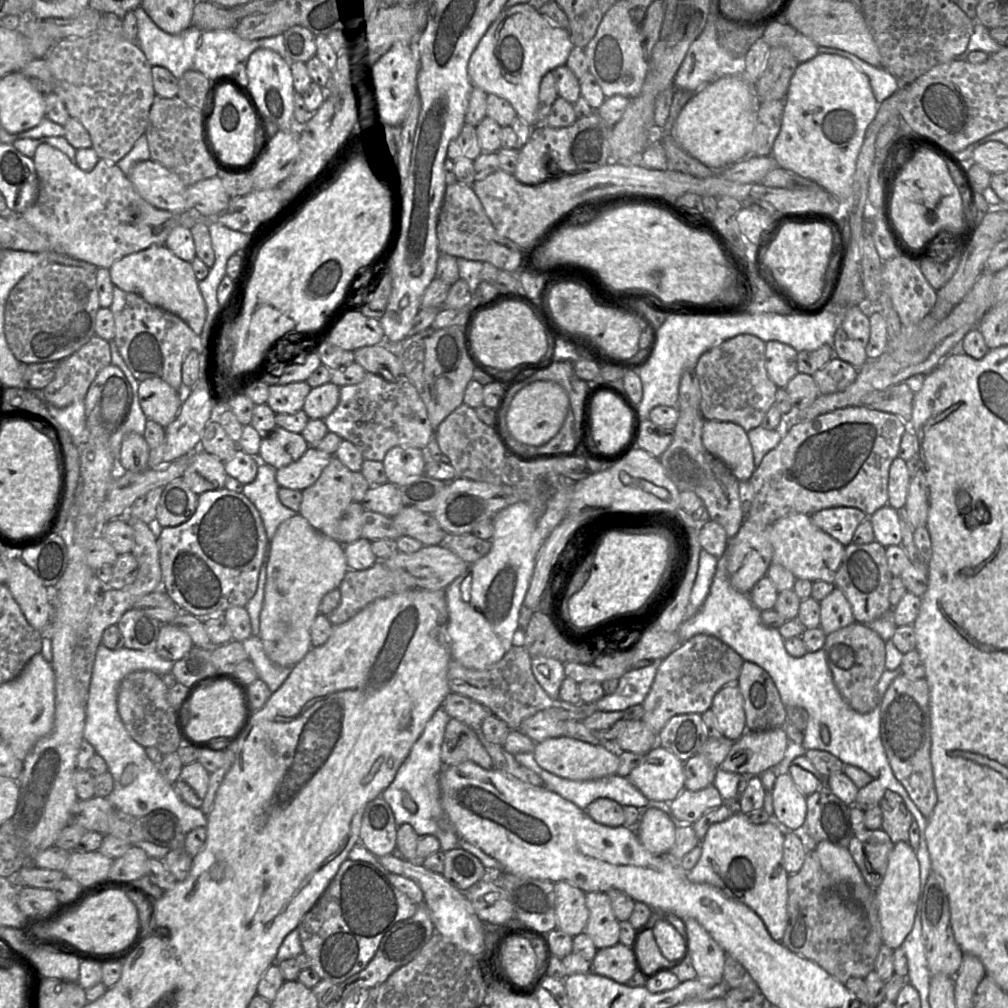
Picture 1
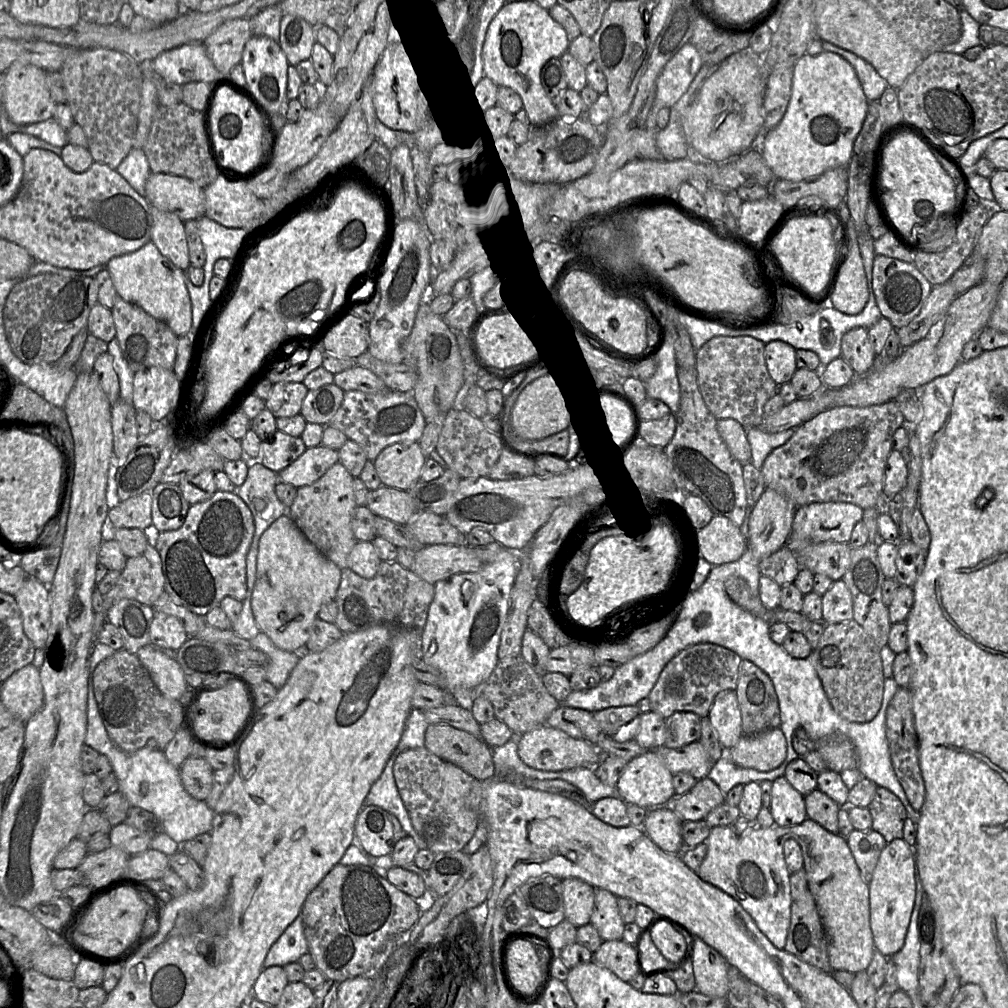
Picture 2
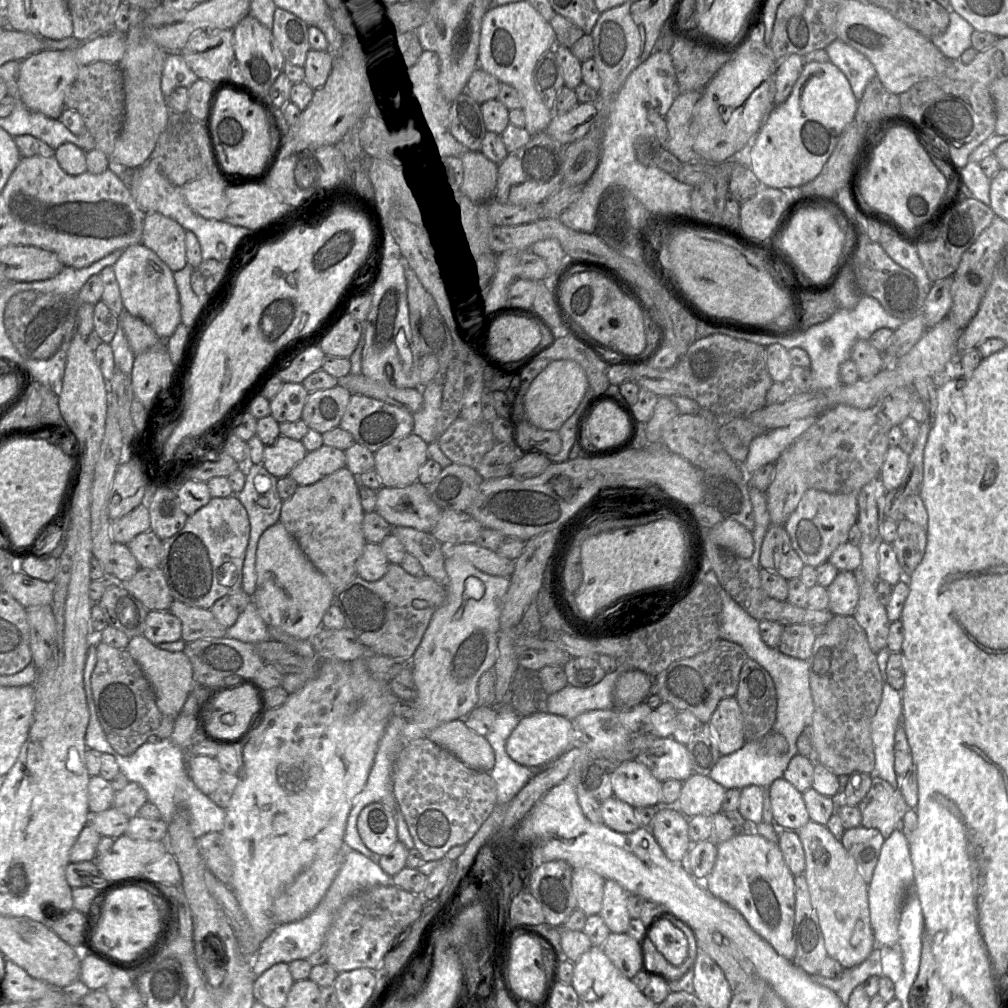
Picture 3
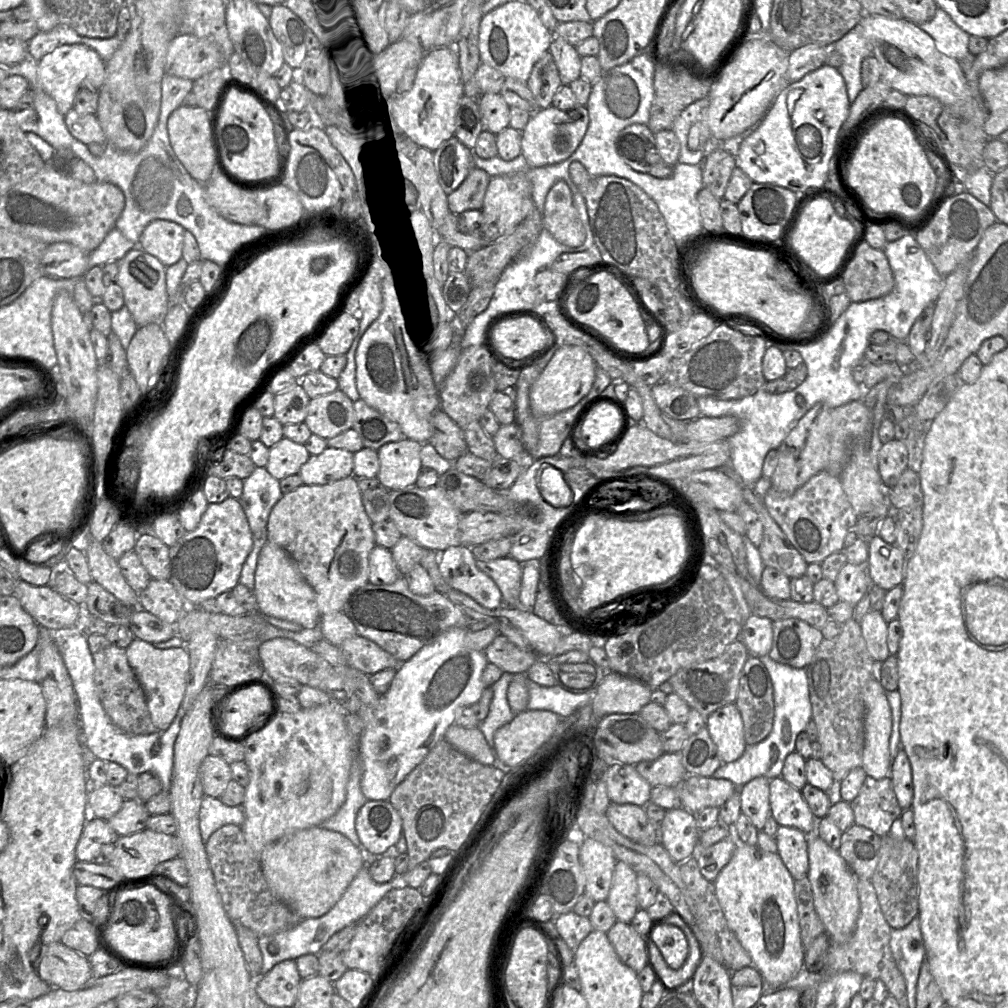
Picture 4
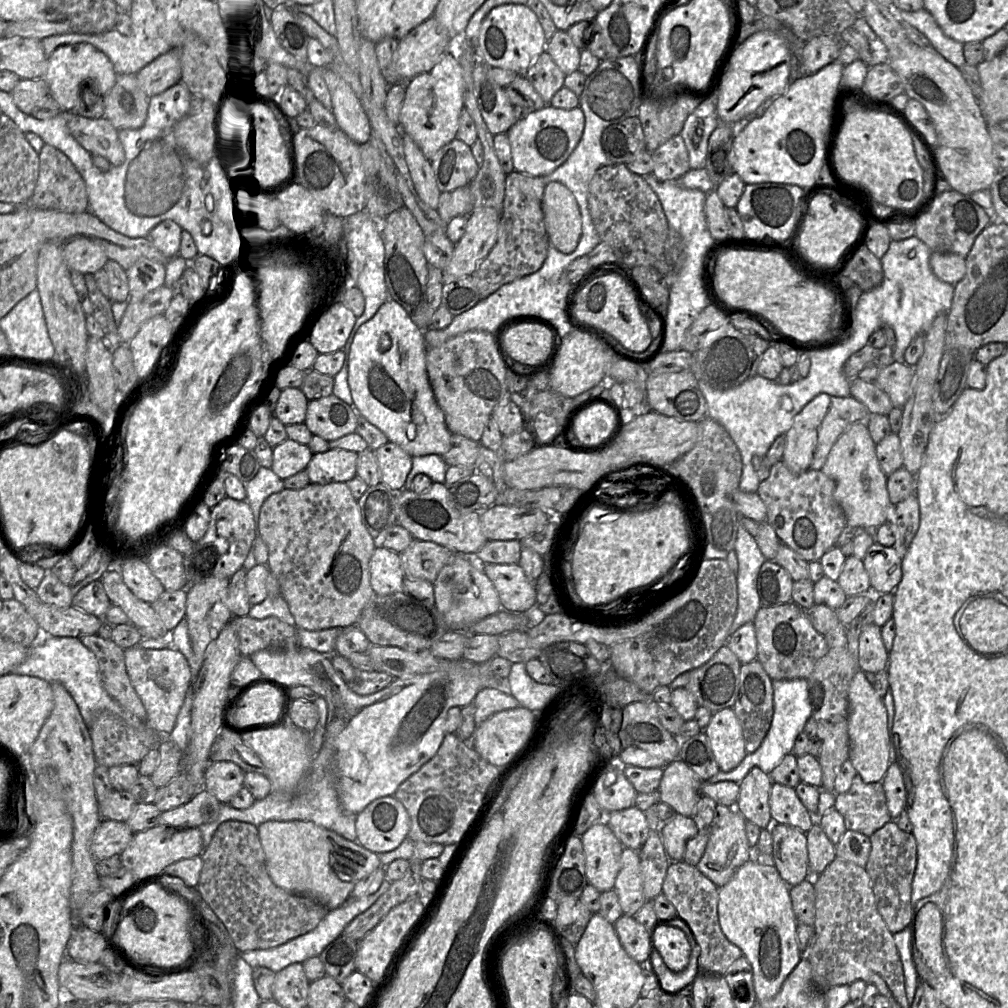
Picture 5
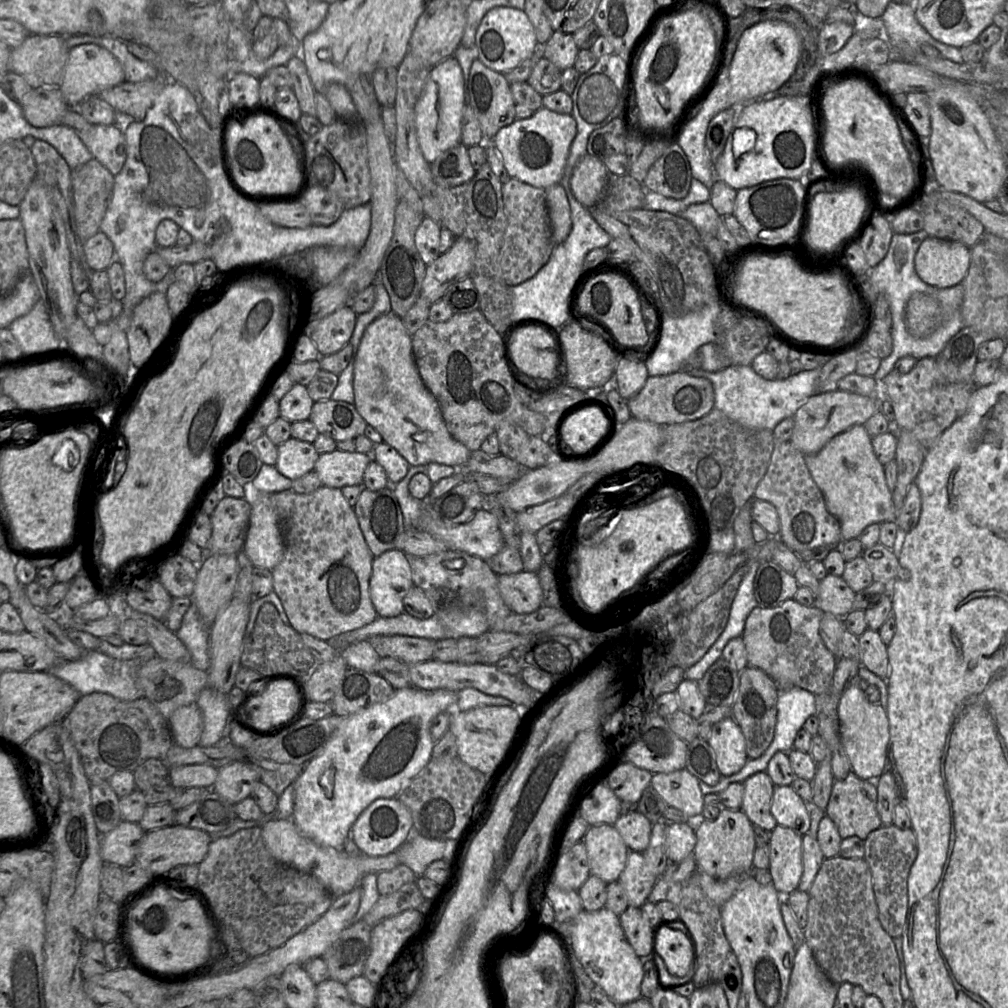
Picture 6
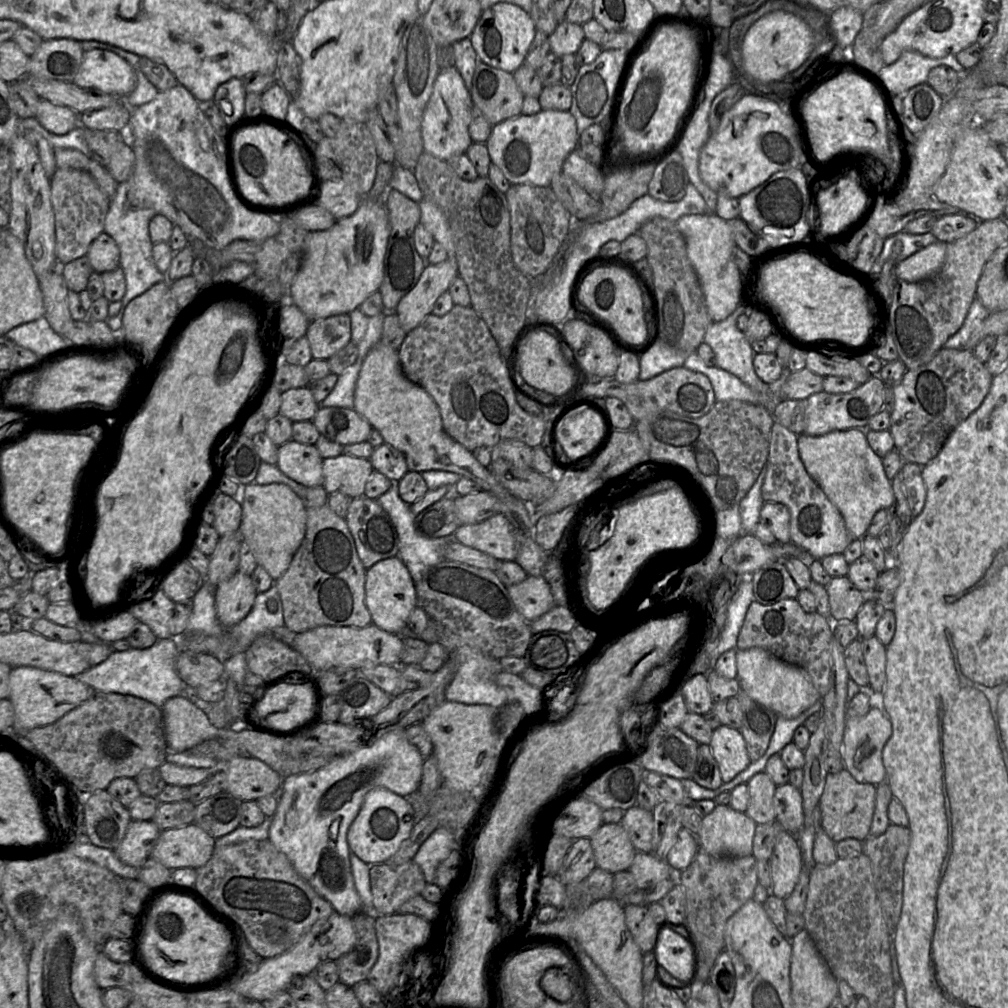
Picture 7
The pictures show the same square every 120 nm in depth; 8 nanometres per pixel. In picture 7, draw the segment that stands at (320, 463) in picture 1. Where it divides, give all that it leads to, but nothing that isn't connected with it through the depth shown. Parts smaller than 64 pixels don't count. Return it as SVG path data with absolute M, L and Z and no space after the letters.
M342 453L323 459L322 486L328 494L343 493L351 498L364 495L366 482L374 468L369 459Z

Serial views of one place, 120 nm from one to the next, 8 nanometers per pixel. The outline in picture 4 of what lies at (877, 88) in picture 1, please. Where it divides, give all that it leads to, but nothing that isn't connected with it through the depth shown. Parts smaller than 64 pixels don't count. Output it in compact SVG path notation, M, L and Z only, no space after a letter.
M859 23L833 44L833 49L843 58L838 71L845 80L848 100L852 104L863 90L861 80L861 65L864 58L873 55L872 46L862 35Z

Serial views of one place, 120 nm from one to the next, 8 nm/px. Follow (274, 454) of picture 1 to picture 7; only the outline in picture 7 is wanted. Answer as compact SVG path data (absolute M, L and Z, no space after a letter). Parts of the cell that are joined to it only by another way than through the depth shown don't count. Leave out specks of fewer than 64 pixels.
M287 441L278 447L276 465L290 479L306 487L323 483L323 458L315 445Z

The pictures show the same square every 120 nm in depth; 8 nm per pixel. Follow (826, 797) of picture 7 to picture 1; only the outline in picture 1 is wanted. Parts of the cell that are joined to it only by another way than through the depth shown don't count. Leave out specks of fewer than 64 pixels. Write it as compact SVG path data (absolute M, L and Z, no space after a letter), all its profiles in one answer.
M886 789L879 807L882 810L882 830L895 844L909 842L909 828L913 815L906 807L903 799L895 792Z

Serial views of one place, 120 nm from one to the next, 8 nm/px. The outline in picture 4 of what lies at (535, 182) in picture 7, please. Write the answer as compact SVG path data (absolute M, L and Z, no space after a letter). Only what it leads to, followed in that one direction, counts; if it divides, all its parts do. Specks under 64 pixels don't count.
M577 105L571 110L560 110L553 106L532 113L521 132L521 155L530 168L543 167L569 158L580 145L589 125L586 106Z

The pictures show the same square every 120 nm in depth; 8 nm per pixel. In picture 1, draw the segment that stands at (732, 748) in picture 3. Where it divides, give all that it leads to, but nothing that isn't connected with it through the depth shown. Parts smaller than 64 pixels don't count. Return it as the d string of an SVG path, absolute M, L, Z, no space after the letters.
M729 683L714 696L711 710L722 735L737 741L746 731L744 698L737 683Z

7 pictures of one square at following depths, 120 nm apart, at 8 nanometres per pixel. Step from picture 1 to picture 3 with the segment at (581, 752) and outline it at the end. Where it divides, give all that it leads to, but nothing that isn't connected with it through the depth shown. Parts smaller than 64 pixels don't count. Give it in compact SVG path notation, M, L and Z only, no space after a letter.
M537 711L521 717L517 727L506 741L506 751L520 765L531 769L542 769L569 748L580 745L579 730L572 720L546 711Z

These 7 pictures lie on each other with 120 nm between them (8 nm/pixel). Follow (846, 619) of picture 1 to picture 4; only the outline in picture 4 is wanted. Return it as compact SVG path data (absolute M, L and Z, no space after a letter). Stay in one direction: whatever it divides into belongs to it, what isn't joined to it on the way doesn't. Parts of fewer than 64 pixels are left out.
M846 563L838 573L834 585L840 601L855 607L867 591L871 580L864 565Z

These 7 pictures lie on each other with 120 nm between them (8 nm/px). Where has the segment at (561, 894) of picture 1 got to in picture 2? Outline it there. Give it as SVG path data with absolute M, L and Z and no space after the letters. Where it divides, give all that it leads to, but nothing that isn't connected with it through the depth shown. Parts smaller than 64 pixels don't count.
M566 878L562 889L565 920L576 928L590 923L596 888L578 878Z

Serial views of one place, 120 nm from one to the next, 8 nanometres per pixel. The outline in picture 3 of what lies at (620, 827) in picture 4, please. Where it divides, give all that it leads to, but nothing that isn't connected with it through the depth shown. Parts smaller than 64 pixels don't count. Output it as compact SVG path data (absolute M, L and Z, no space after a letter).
M614 796L601 802L603 823L619 833L631 833L640 827L635 808Z

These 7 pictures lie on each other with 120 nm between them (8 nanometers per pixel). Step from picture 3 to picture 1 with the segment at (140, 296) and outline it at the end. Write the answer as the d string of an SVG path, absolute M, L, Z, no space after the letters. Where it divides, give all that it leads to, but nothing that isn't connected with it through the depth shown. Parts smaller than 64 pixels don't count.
M152 245L115 261L109 272L115 287L138 294L149 304L181 318L197 335L202 333L207 308L191 262L178 258L165 245Z

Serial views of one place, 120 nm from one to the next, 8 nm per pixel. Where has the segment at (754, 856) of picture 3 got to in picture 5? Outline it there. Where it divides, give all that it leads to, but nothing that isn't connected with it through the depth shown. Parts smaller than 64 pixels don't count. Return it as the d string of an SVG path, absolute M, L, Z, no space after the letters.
M750 859L742 865L727 884L719 887L718 918L725 937L738 946L753 969L753 984L757 1001L773 998L784 981L801 960L795 917L790 897L790 886L781 878L776 867L763 866Z

